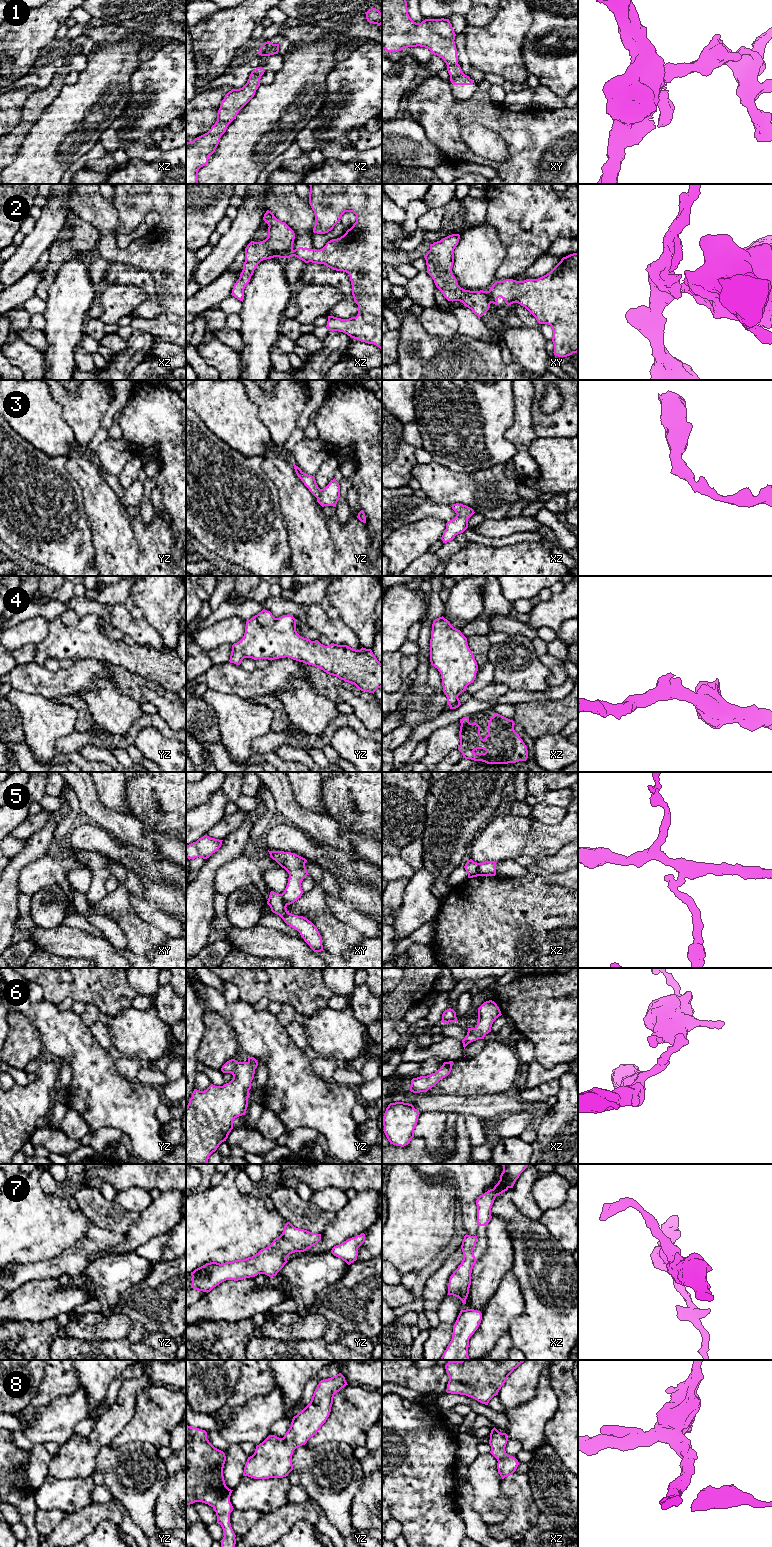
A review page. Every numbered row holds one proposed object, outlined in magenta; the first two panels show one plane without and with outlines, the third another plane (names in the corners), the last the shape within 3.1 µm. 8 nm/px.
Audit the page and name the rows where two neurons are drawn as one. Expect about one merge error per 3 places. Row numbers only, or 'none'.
2, 5

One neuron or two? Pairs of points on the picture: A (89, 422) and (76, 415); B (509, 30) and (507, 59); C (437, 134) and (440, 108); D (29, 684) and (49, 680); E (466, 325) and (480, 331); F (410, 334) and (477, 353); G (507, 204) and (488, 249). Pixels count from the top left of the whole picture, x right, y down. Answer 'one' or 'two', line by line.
A: one
B: one
C: one
D: one
E: one
F: one
G: two

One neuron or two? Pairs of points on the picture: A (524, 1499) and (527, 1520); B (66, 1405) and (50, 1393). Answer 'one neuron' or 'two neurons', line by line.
A: one neuron
B: two neurons

